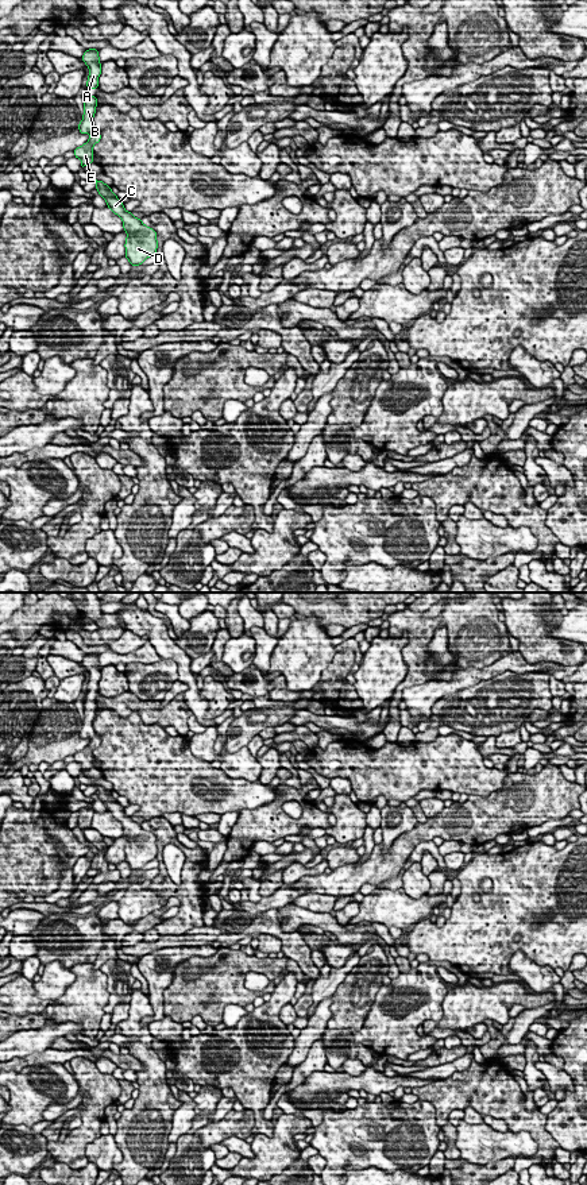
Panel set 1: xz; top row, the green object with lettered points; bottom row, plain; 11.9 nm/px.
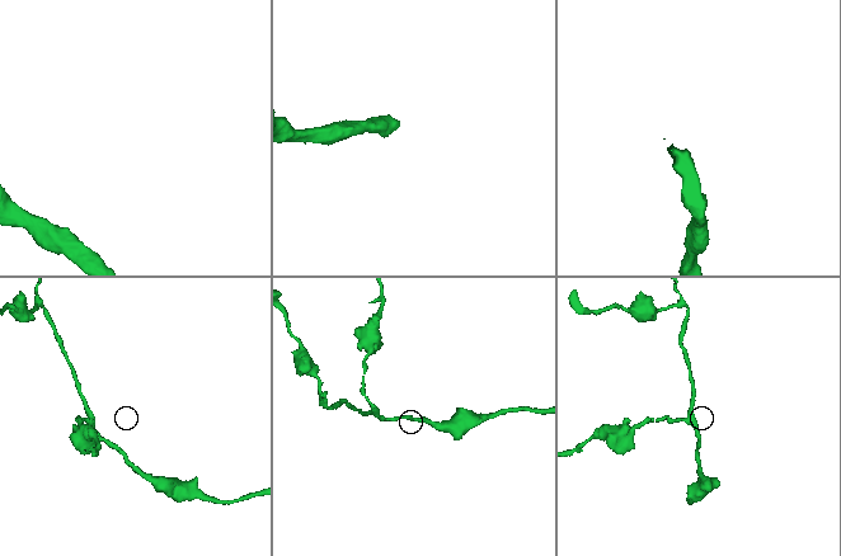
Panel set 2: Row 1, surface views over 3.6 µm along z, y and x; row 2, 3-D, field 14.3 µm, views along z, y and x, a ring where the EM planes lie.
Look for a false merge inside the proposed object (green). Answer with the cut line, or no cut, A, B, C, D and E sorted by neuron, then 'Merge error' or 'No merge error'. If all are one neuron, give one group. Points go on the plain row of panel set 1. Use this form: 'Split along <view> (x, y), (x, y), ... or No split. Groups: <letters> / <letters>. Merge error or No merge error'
No split. Groups: A B C D E. No merge error

